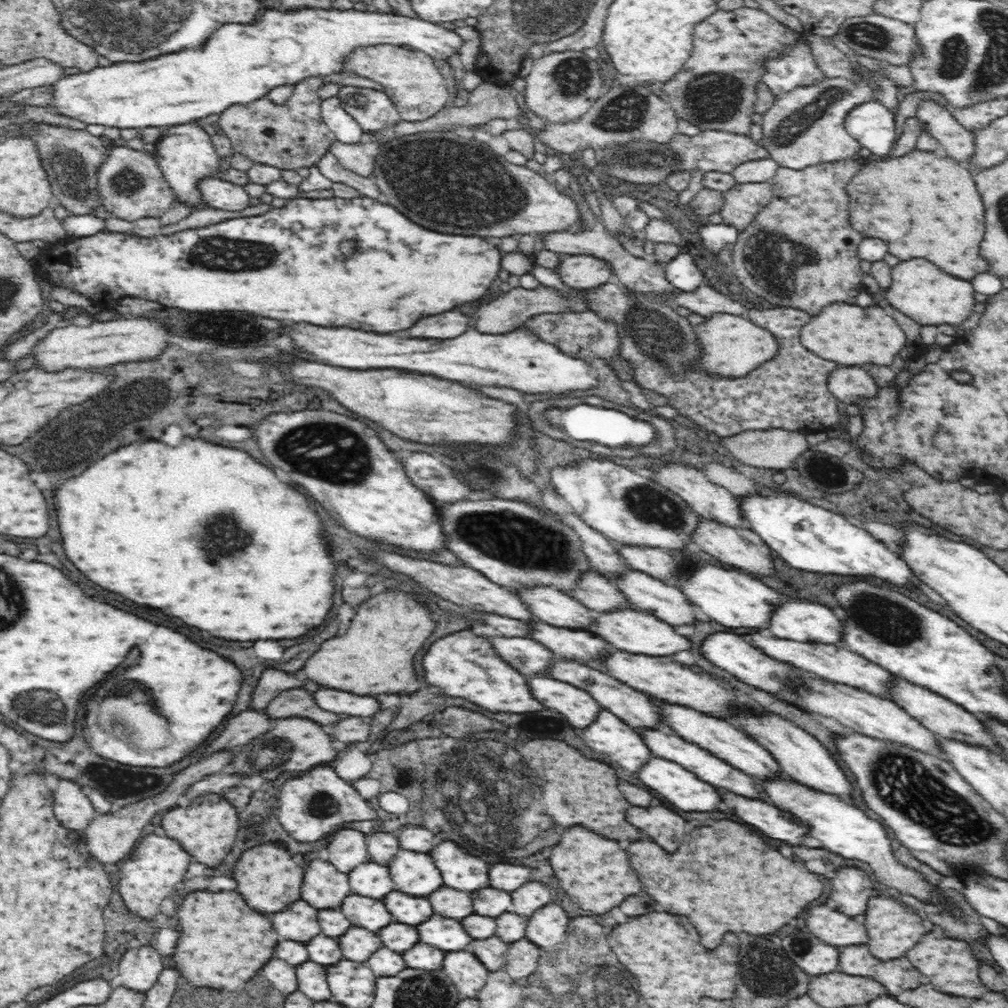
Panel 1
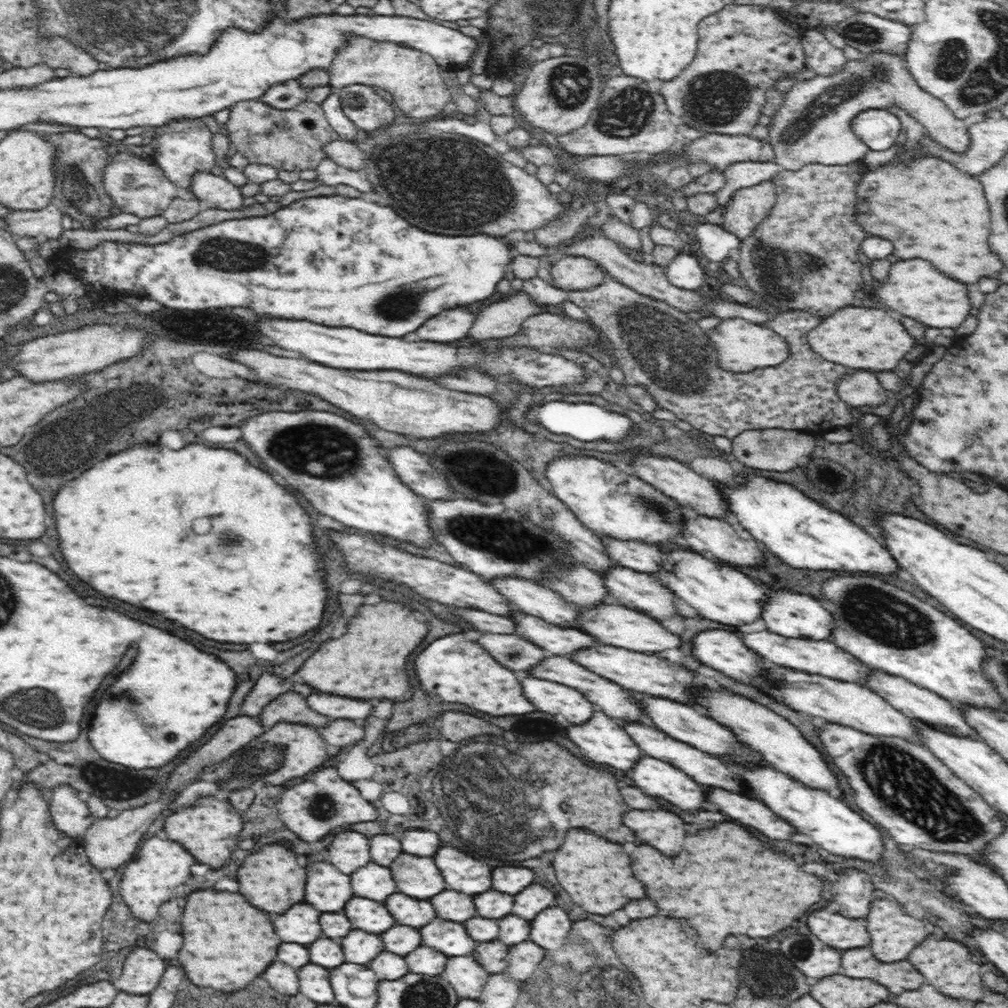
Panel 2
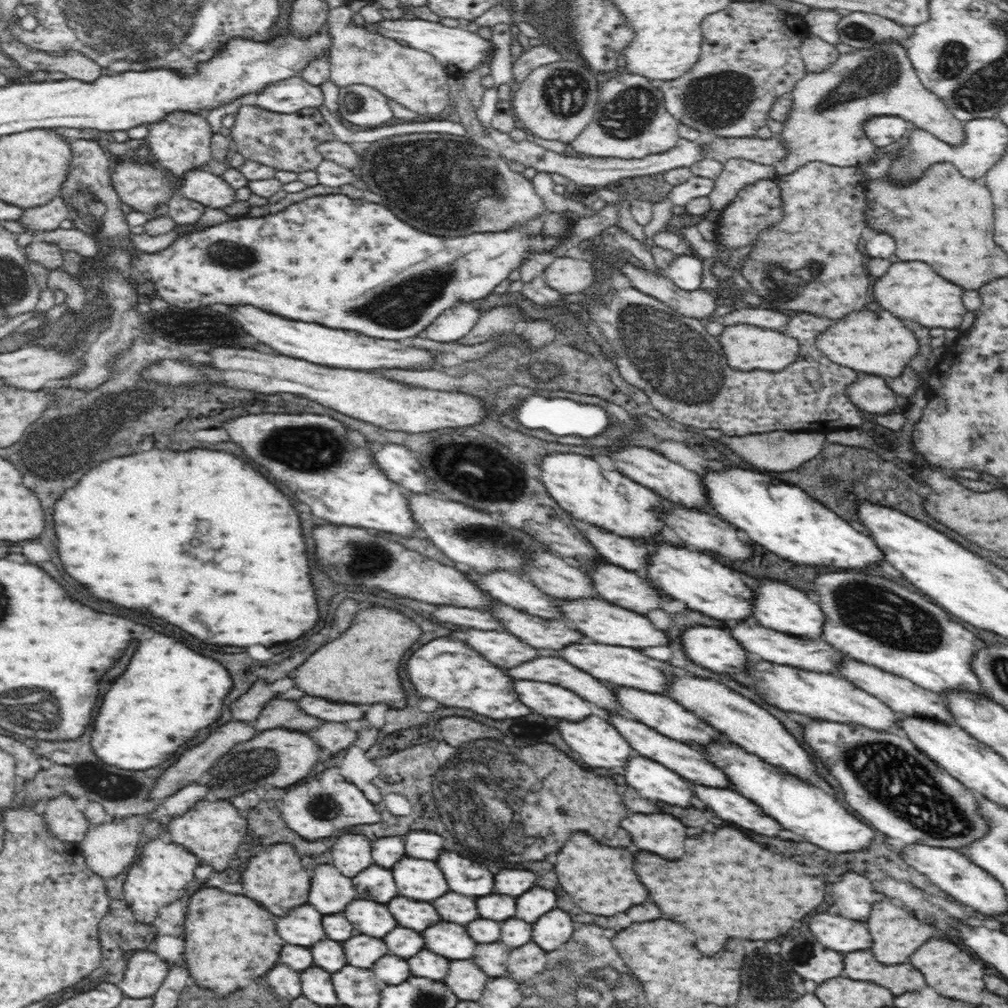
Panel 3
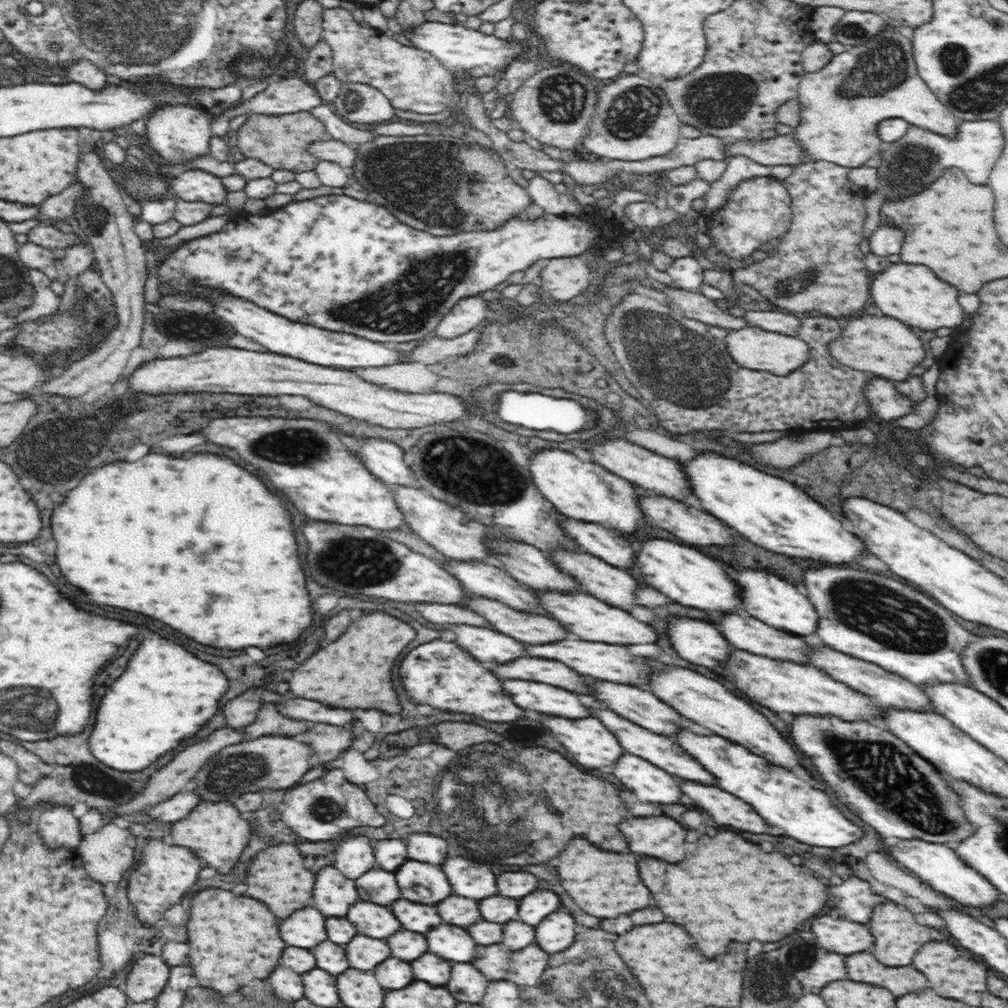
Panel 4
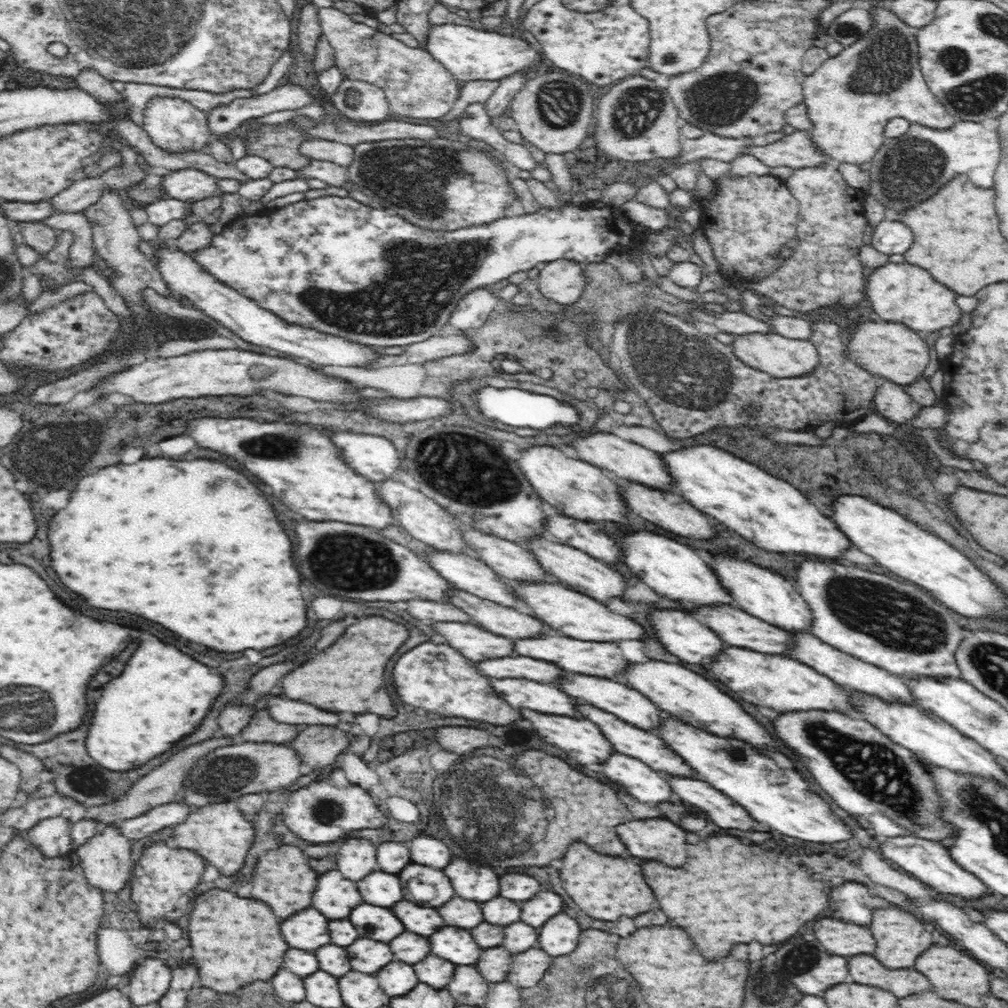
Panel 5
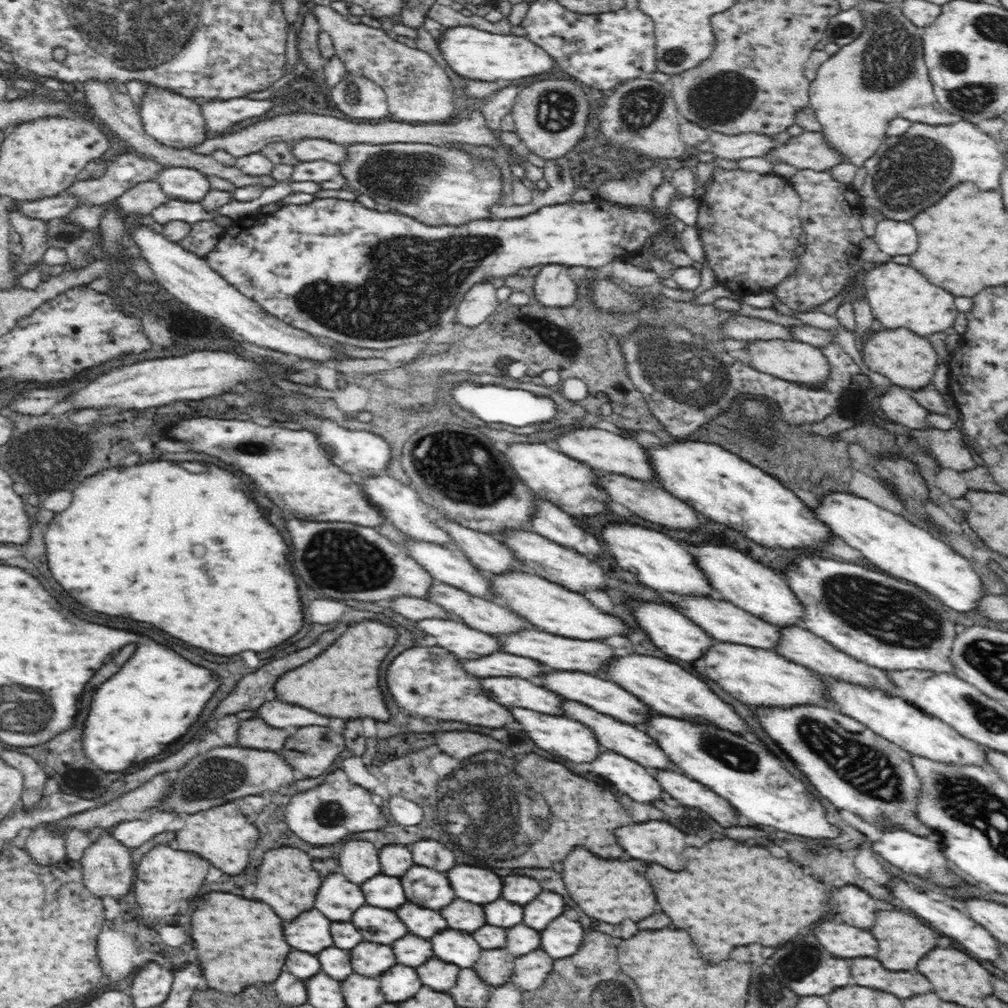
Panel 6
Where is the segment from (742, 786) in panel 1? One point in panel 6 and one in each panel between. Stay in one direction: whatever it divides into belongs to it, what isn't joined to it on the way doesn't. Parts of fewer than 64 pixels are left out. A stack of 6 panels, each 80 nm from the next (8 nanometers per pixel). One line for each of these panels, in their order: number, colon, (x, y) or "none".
2: (707, 770)
3: (674, 755)
4: (659, 750)
5: (627, 739)
6: (634, 743)

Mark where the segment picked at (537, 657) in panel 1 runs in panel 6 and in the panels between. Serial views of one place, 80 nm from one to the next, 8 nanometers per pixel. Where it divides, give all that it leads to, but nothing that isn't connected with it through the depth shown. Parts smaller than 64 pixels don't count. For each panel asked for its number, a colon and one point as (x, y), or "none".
2: (511, 651)
3: (501, 648)
4: (486, 645)
5: (475, 644)
6: (460, 639)

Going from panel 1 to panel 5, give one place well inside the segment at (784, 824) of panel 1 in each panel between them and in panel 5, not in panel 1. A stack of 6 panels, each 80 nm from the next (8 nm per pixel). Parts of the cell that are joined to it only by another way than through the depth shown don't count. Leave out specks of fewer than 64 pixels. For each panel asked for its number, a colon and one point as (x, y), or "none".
2: (749, 812)
3: (731, 807)
4: (725, 809)
5: (719, 808)

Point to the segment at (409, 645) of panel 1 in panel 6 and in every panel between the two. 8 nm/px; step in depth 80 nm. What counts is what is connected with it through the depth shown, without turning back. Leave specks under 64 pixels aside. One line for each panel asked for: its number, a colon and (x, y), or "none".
2: (371, 660)
3: (363, 666)
4: (356, 670)
5: (349, 676)
6: (344, 682)

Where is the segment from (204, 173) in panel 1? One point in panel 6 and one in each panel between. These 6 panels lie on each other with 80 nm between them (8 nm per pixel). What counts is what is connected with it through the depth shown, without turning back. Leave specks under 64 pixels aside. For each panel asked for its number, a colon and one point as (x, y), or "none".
2: (181, 149)
3: (180, 143)
4: (178, 133)
5: (175, 125)
6: (175, 120)

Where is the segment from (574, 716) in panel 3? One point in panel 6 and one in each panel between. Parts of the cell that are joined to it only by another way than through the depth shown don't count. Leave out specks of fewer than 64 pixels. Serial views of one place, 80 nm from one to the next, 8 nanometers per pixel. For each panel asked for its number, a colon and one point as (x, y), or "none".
4: (544, 698)
5: (519, 693)
6: (511, 692)

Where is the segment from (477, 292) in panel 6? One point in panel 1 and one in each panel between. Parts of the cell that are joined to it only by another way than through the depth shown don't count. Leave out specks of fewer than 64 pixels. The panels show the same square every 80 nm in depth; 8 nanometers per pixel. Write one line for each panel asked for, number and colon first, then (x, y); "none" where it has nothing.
1: (448, 324)
2: (452, 324)
3: (456, 323)
4: (469, 312)
5: (473, 310)

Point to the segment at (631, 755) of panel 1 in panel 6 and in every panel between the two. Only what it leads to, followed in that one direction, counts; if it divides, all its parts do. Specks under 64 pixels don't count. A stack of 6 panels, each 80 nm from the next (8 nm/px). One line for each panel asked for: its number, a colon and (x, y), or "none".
2: (603, 740)
3: (599, 745)
4: (593, 745)
5: (580, 739)
6: (561, 736)

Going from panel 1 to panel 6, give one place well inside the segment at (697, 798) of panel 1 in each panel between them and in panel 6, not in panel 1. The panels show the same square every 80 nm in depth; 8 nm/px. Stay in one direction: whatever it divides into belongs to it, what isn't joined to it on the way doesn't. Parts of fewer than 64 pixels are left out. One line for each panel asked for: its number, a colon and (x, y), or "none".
2: (654, 777)
3: (655, 782)
4: (648, 783)
5: (644, 784)
6: (625, 775)

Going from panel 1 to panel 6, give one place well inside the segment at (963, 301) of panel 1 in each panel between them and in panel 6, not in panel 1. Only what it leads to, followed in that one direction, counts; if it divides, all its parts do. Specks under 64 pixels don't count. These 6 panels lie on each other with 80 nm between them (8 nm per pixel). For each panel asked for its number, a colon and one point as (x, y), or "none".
2: (916, 289)
3: (912, 290)
4: (912, 294)
5: (898, 292)
6: (898, 296)

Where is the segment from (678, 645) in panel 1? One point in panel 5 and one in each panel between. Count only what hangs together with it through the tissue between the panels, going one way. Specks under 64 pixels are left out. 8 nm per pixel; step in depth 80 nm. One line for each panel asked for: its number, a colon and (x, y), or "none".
2: (621, 627)
3: (605, 623)
4: (581, 613)
5: (583, 618)

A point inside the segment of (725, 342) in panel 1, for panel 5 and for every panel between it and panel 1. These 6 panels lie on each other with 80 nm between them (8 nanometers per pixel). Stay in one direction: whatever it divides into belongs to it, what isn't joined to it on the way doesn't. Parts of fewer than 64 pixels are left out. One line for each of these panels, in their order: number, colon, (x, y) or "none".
2: (742, 346)
3: (746, 347)
4: (757, 349)
5: (781, 357)

